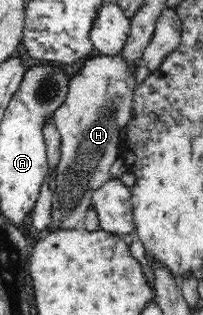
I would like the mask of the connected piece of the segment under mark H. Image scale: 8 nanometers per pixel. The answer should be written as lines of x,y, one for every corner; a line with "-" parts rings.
95,53
72,74
66,98
51,118
60,134
60,158
52,172
56,187
50,222
43,235
56,230
82,228
90,198
97,188
111,179
110,166
116,162
122,147
119,132
132,118
135,88
134,71
126,67
120,54
104,56

